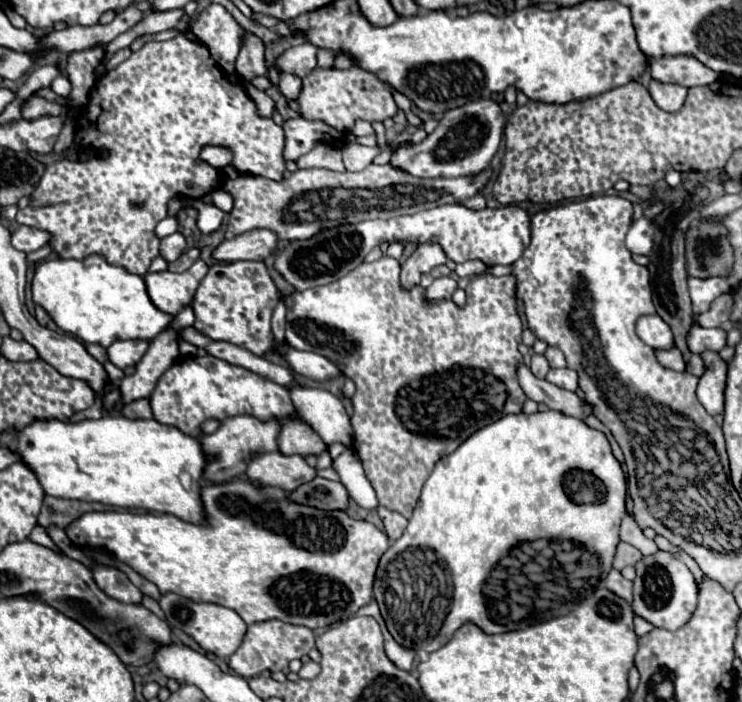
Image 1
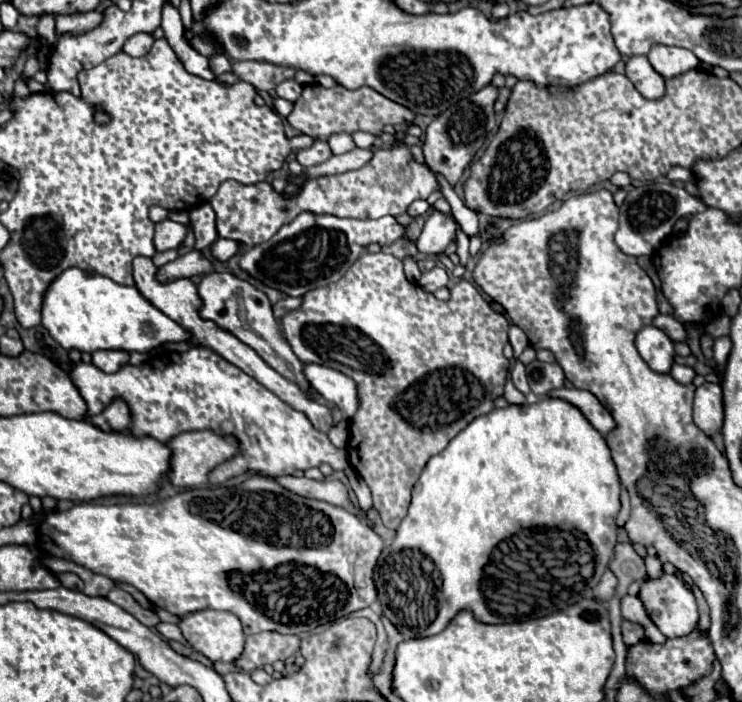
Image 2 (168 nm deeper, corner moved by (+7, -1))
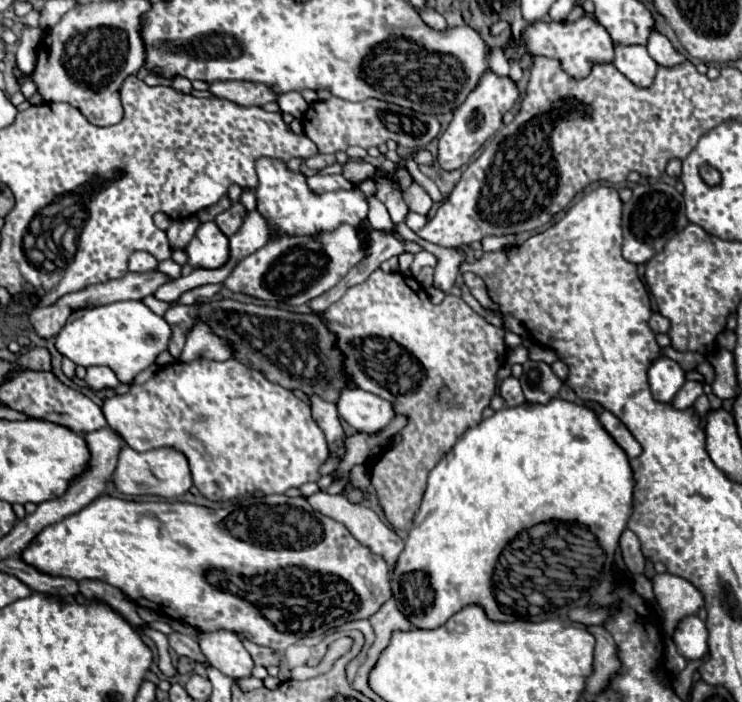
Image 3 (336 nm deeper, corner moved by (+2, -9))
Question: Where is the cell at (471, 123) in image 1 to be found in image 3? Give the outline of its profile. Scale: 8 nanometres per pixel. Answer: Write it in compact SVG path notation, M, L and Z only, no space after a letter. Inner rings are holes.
M487 69L481 75L481 81L469 93L469 97L455 109L455 117L449 123L447 131L439 137L439 151L437 151L437 163L441 169L453 171L469 161L469 157L491 137L503 123L503 115L515 105L519 99L517 83L511 77L499 77L491 69Z

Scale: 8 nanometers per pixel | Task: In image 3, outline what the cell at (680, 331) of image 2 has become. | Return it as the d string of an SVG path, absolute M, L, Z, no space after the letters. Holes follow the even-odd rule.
M653 313L651 319L649 319L649 327L651 327L655 333L667 333L669 321L667 321L661 313Z

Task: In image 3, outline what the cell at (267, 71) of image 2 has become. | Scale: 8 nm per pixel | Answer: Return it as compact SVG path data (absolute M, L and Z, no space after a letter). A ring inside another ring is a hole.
M217 81L209 87L209 93L217 99L227 99L241 107L263 107L265 103L277 99L277 95L267 85L249 81Z

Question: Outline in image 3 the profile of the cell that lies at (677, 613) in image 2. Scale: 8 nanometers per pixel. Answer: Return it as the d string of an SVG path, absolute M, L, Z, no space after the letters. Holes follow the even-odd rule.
M689 615L677 625L673 641L677 645L677 651L687 661L695 661L707 653L707 649L709 649L707 637L709 637L709 633L707 633L705 623L697 615Z

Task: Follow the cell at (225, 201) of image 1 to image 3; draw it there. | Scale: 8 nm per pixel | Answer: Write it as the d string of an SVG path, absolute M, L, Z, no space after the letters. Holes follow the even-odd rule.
M209 221L199 225L195 237L185 247L187 263L197 269L219 269L229 261L229 239L221 229Z

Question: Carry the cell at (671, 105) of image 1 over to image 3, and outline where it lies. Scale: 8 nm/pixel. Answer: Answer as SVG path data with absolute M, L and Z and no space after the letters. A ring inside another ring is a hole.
M615 45L613 65L639 87L649 87L657 71L657 63L649 57L645 45Z

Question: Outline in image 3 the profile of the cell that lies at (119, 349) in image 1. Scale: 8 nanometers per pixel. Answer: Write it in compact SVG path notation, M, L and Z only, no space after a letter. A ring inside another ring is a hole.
M87 367L85 385L93 391L115 389L119 385L119 379L115 377L115 373L109 367Z

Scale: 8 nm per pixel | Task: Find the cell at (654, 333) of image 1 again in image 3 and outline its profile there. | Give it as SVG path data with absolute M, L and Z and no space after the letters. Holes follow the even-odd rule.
M659 357L649 369L651 393L653 393L653 399L659 403L671 403L683 383L685 383L683 369L679 367L679 363L667 357Z

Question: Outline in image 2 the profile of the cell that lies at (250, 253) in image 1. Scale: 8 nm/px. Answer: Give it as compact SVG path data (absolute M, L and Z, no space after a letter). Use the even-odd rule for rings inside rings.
M192 249L186 255L178 257L172 263L166 263L164 267L158 269L158 281L172 281L172 279L180 279L180 277L192 277L192 275L202 275L202 273L210 273L214 267L214 261L204 257L200 251Z

